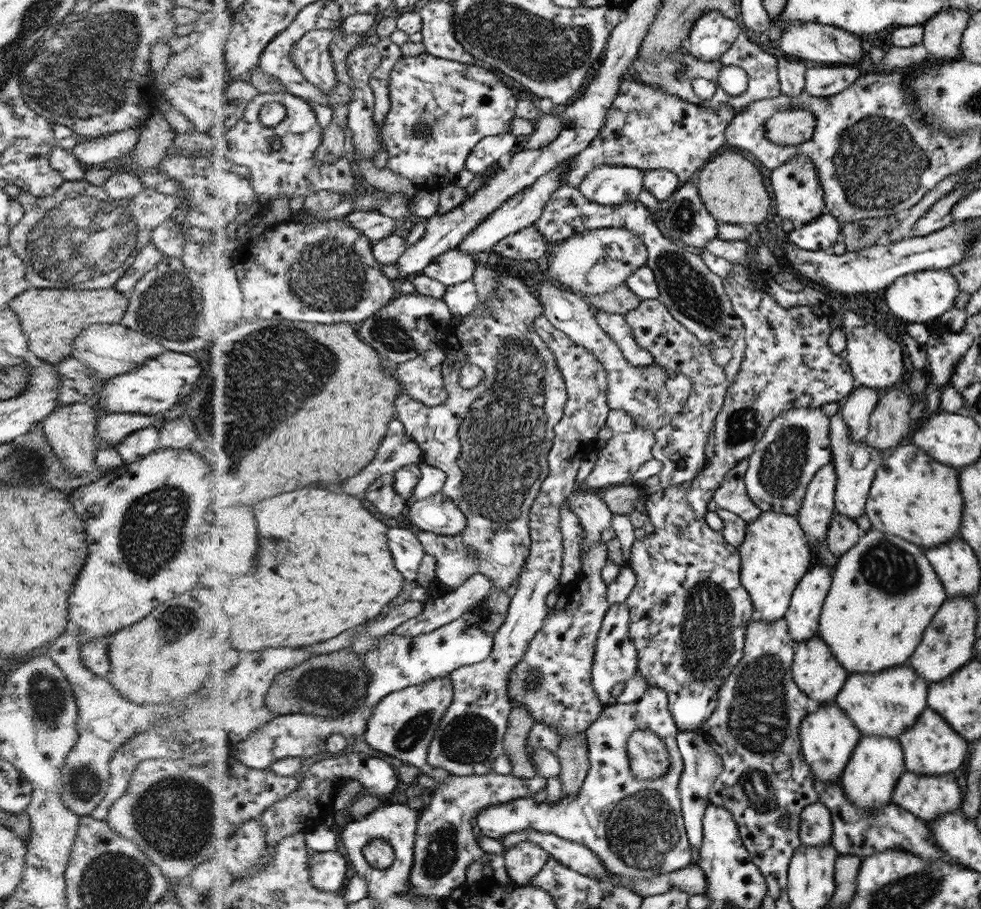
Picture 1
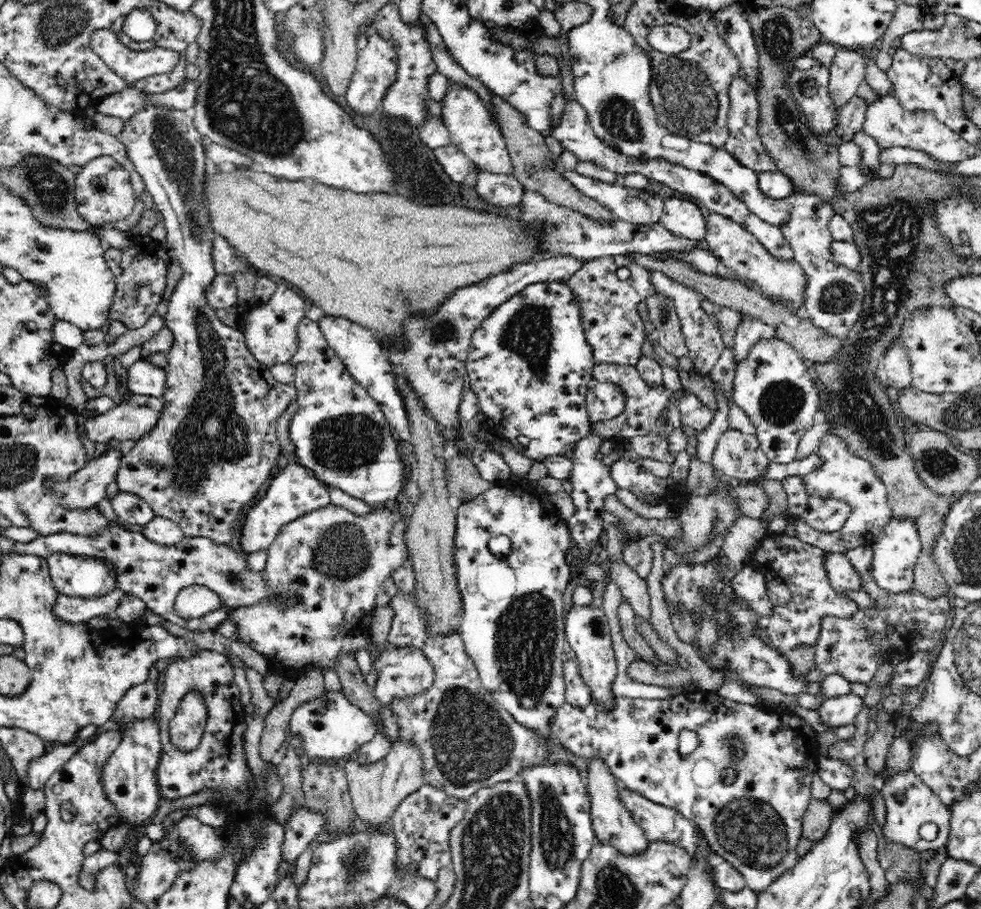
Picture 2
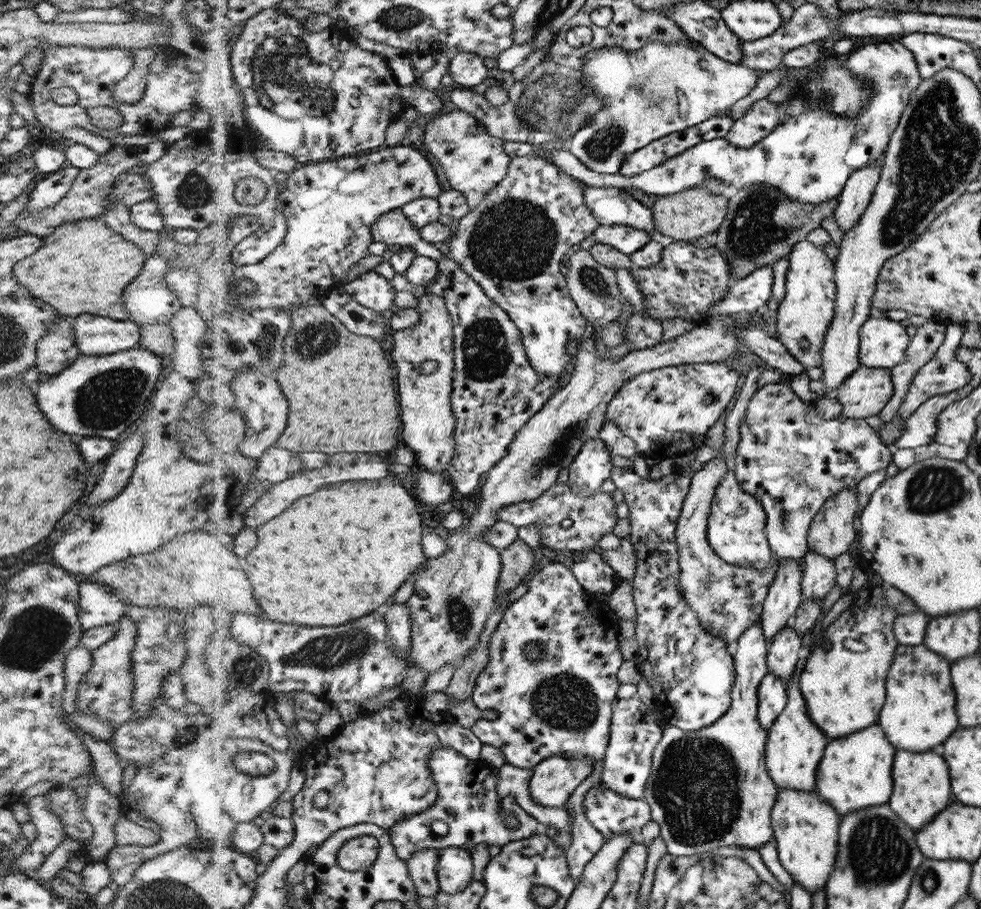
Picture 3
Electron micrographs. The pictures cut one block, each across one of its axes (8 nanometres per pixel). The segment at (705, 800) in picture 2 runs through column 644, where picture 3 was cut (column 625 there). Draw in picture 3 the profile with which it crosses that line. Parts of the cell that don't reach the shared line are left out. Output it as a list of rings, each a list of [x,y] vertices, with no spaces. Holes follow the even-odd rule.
[[[640,698],[617,699],[613,708],[611,740],[601,771],[603,786],[626,798],[642,799],[651,773],[654,749],[659,745],[663,732],[654,720],[652,705]]]

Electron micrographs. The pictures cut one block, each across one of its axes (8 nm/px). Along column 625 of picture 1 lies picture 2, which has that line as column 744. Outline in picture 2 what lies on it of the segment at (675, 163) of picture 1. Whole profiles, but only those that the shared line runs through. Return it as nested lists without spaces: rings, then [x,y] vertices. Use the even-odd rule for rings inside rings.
[[[736,75],[730,81],[728,97],[730,97],[730,111],[727,114],[729,137],[723,147],[731,152],[732,156],[740,161],[740,164],[755,170],[757,173],[778,170],[774,159],[768,154],[759,135],[760,110],[755,90],[744,79]]]

